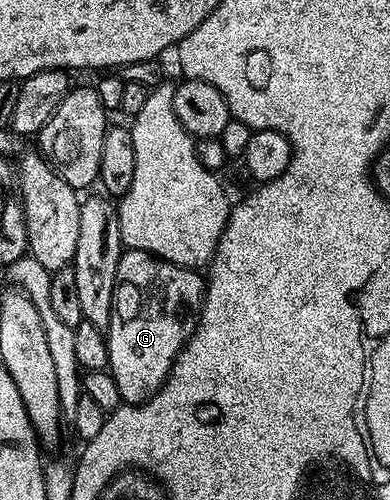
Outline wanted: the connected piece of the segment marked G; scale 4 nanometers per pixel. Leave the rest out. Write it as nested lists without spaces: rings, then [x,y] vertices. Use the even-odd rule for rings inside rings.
[[[123,249],[112,292],[113,318],[104,331],[110,357],[108,372],[120,388],[123,403],[139,406],[162,389],[174,357],[194,335],[205,295],[206,283],[197,269],[177,266],[143,250]]]

